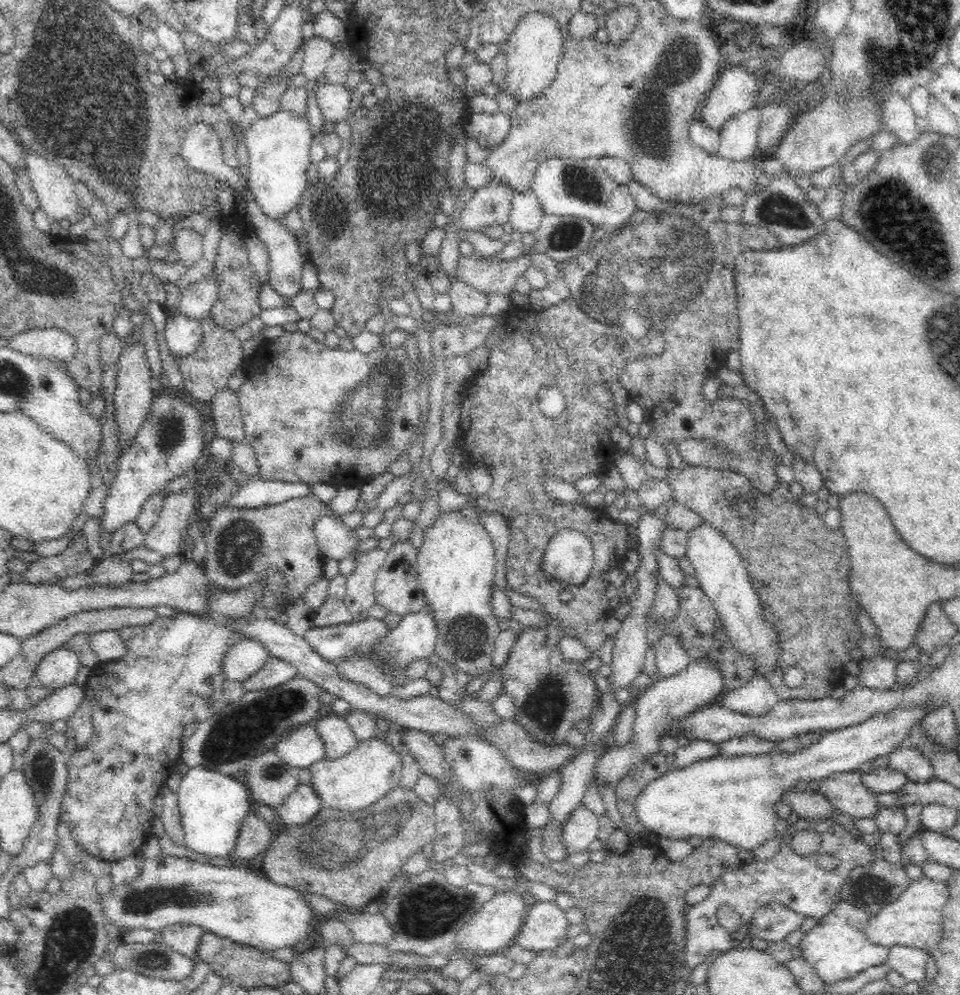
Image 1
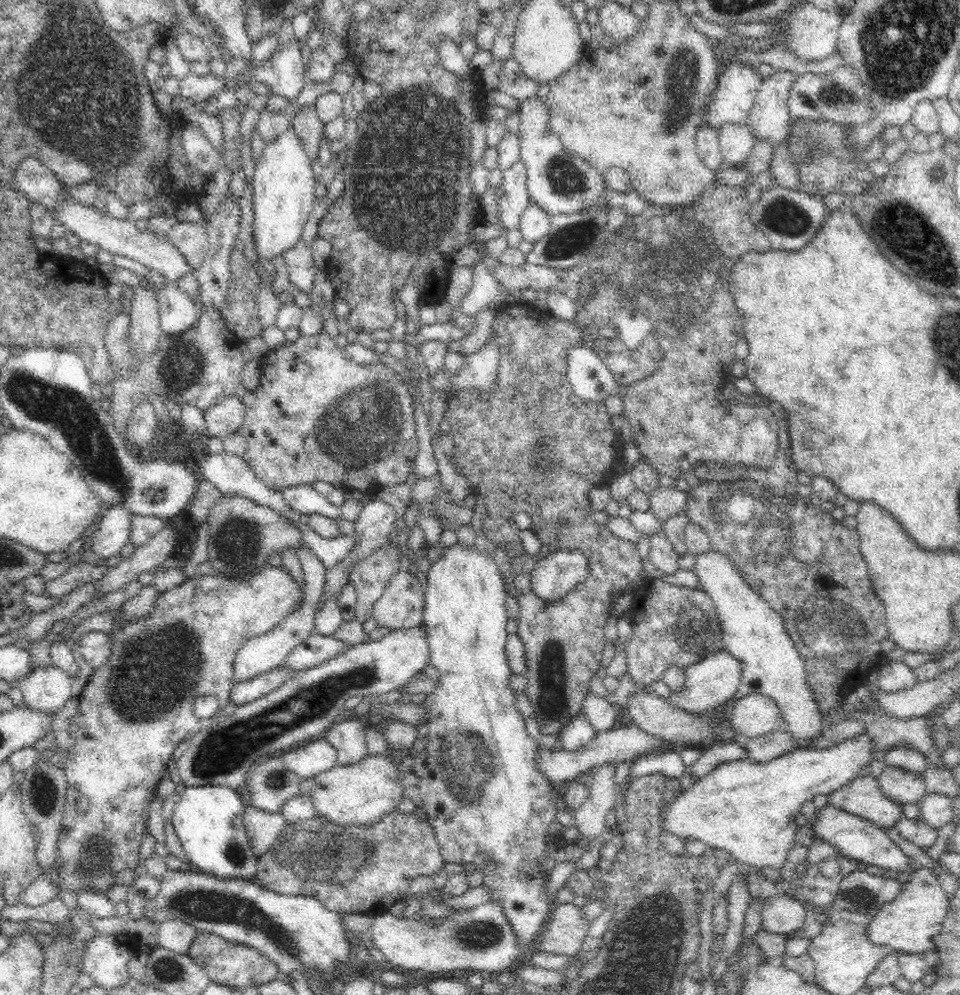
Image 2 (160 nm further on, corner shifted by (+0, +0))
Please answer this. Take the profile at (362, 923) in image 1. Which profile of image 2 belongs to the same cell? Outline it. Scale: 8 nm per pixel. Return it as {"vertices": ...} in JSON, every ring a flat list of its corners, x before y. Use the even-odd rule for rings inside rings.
{"vertices":[[487,901,466,909,452,910,444,920,396,917,389,912,374,916,366,937,386,956,390,967,400,972,481,972,495,978,509,971,518,959,518,941,502,907]]}

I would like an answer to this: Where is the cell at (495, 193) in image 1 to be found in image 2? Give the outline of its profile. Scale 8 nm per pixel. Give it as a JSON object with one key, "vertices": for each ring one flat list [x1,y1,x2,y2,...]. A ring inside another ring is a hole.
{"vertices":[[520,160,512,168,503,171,503,182,499,188,499,220,506,229,519,228,528,205,536,205,533,199,528,191,528,171]]}

